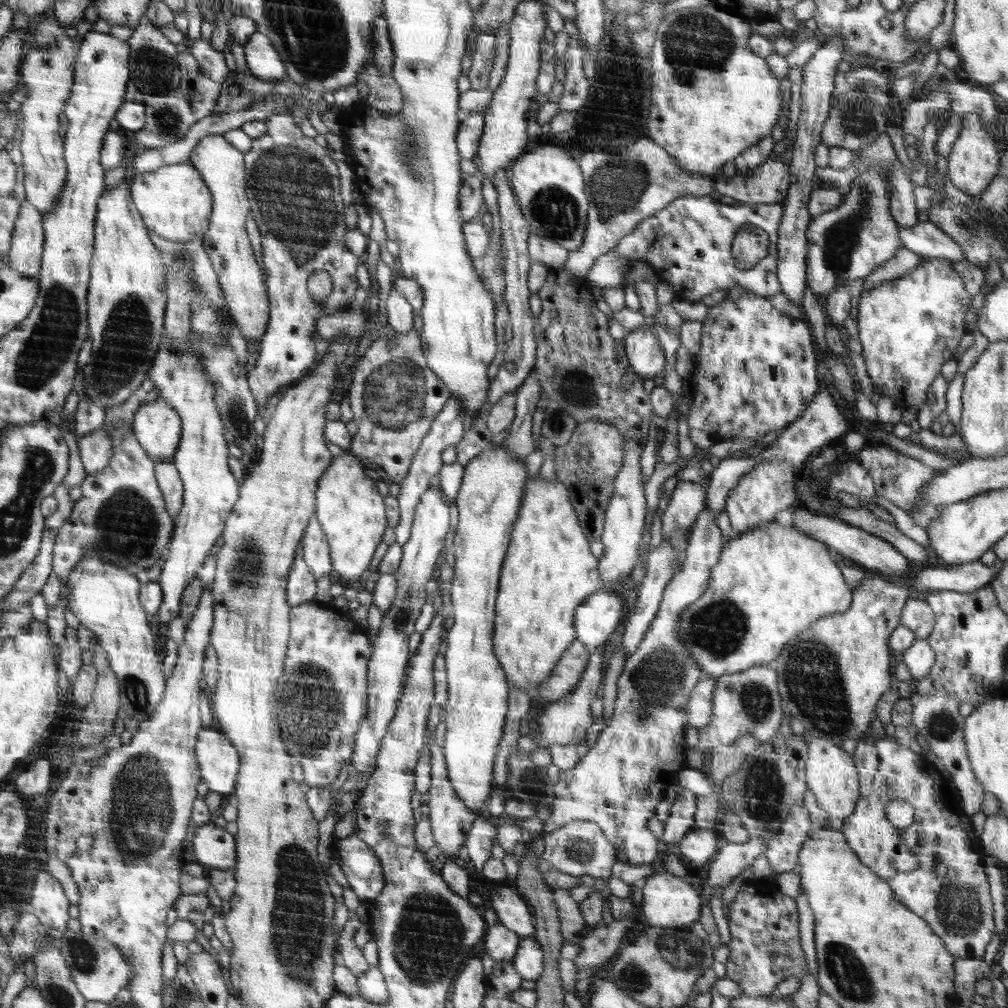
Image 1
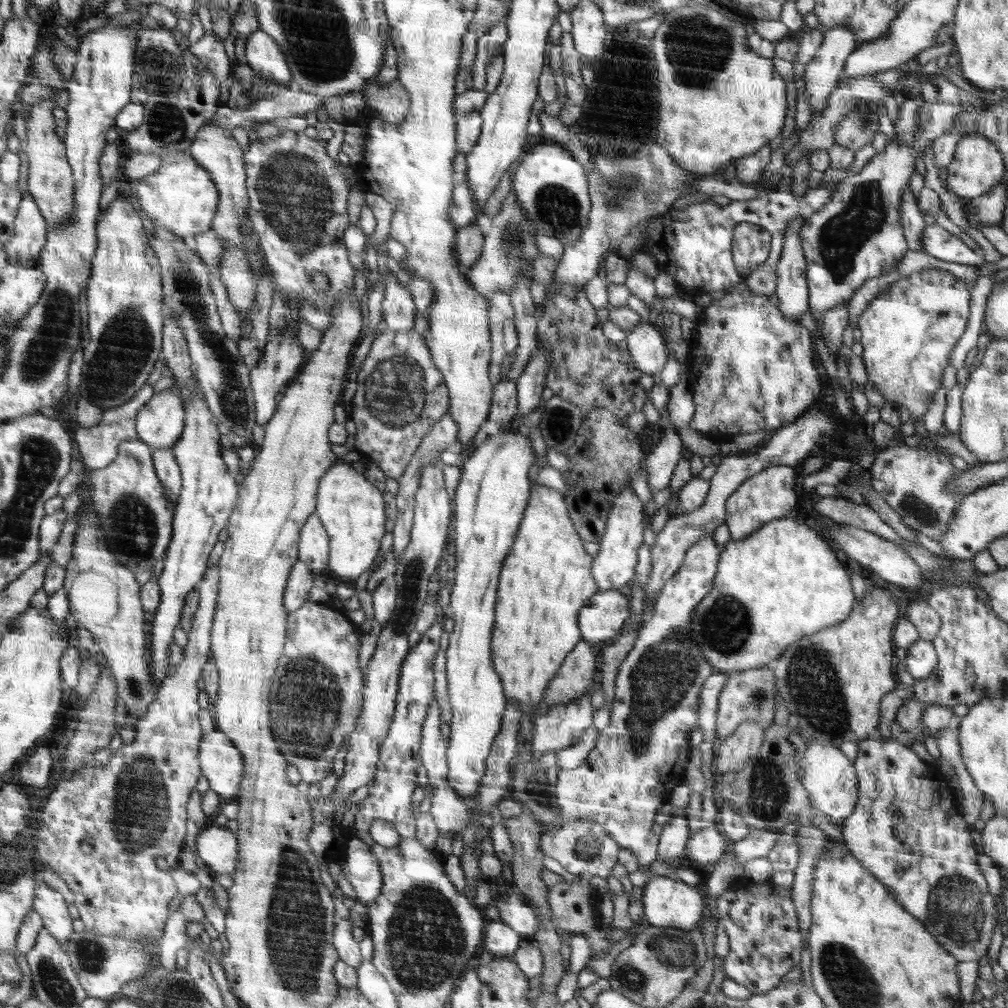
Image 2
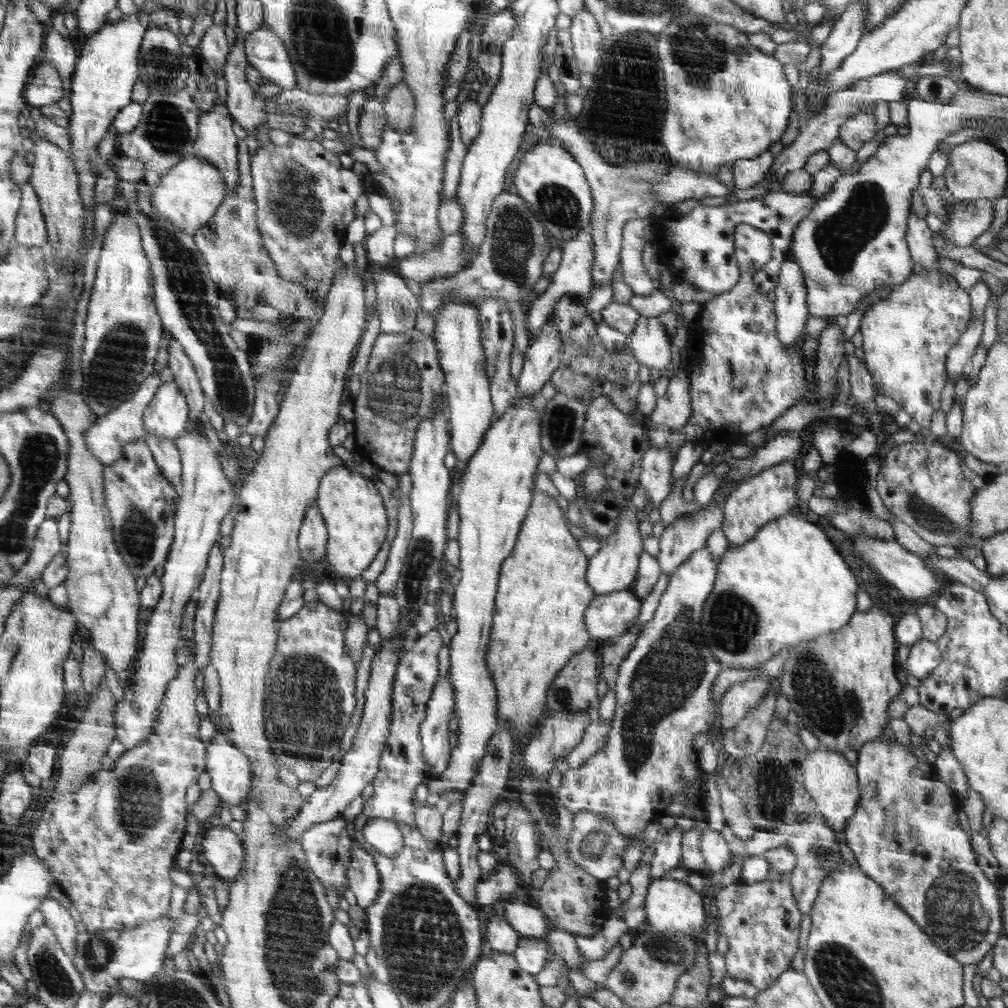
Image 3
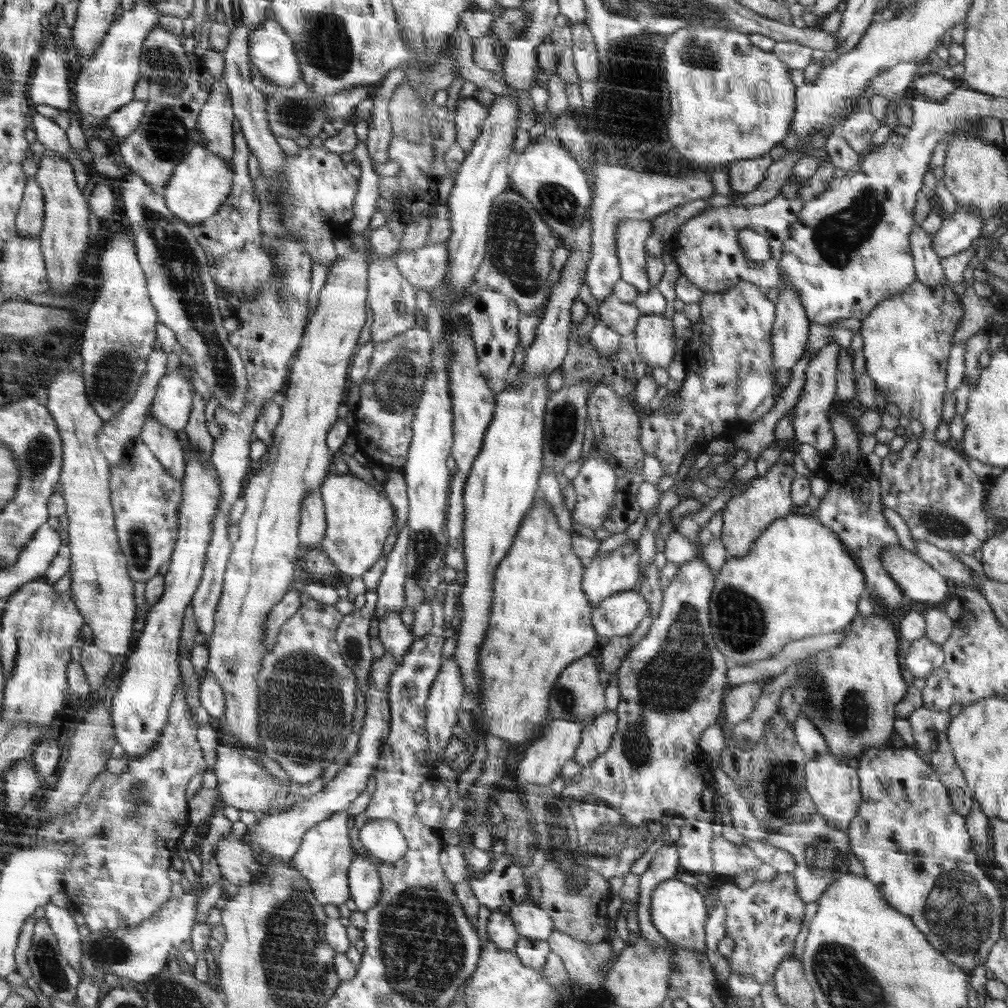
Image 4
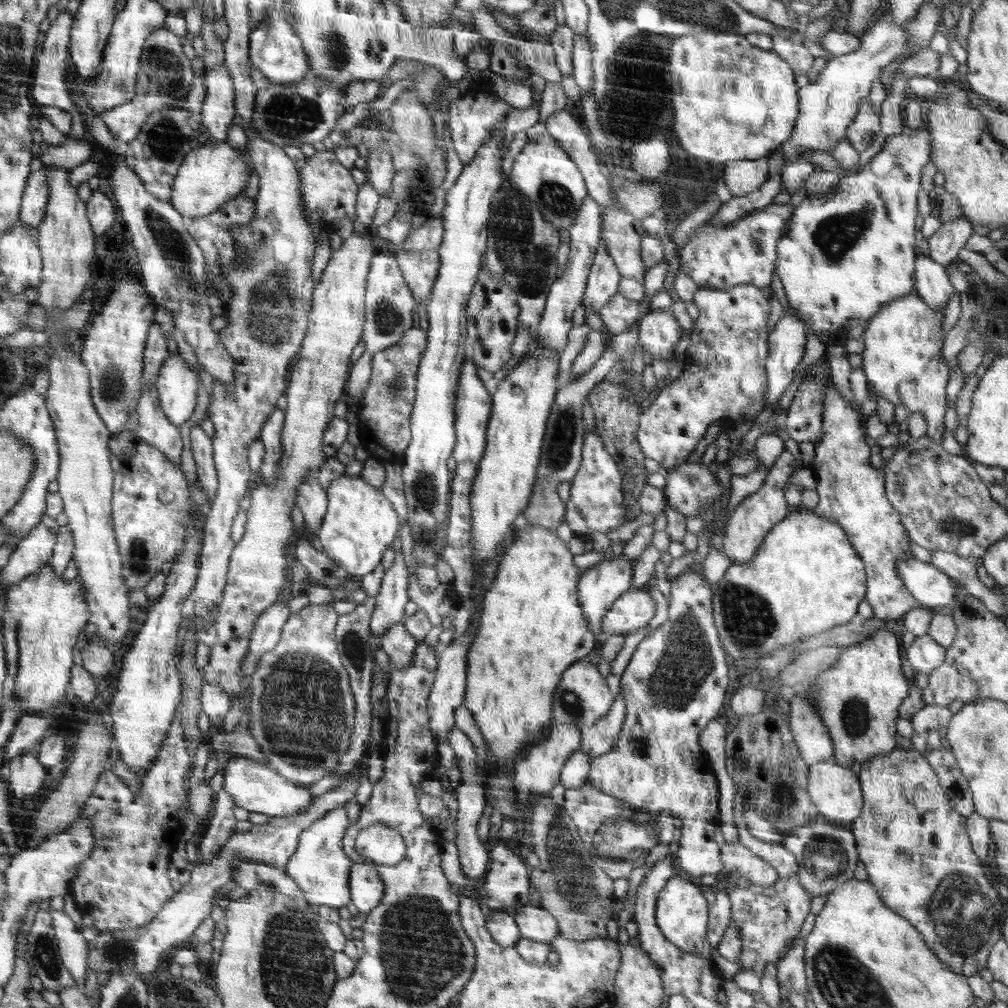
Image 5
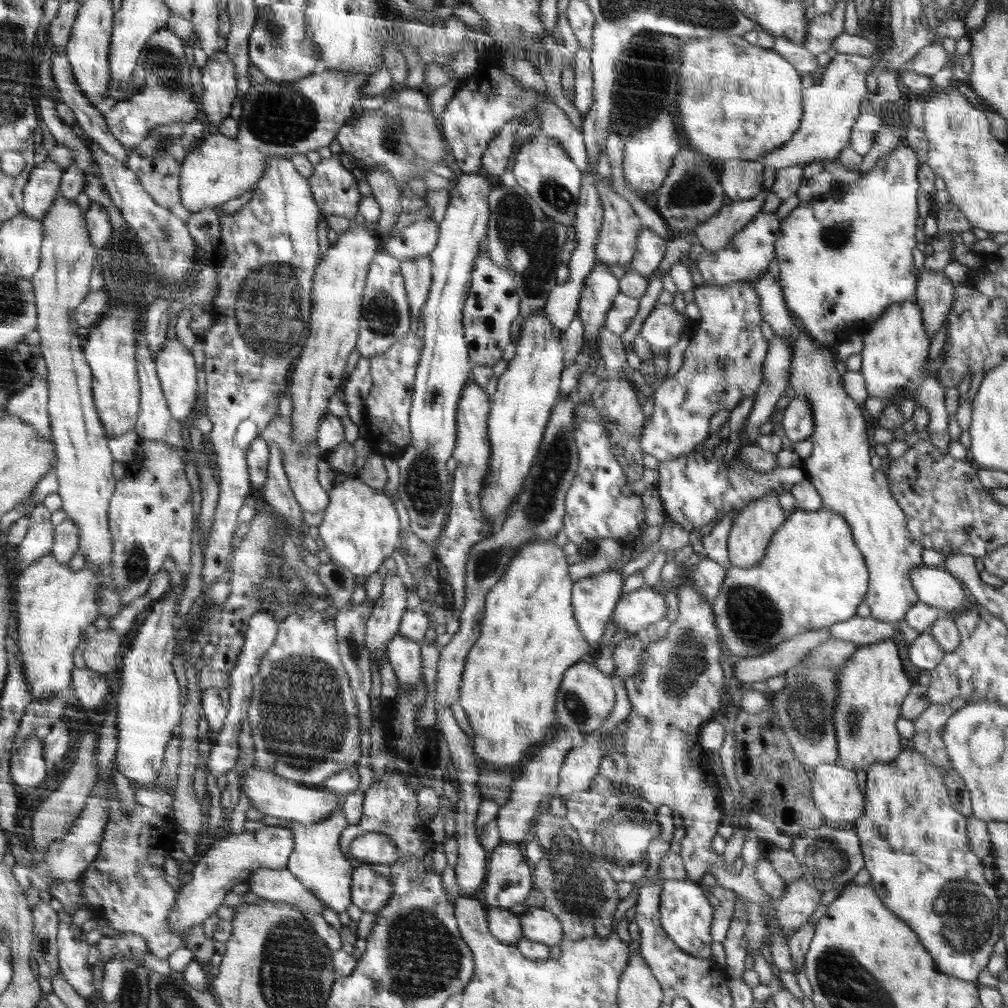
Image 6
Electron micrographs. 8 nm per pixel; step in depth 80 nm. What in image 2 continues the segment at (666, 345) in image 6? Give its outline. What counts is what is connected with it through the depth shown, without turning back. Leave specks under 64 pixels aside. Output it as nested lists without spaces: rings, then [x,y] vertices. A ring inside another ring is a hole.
[[[643,319],[627,333],[624,345],[629,350],[636,368],[642,373],[660,373],[668,360],[664,338],[658,327],[648,319]]]

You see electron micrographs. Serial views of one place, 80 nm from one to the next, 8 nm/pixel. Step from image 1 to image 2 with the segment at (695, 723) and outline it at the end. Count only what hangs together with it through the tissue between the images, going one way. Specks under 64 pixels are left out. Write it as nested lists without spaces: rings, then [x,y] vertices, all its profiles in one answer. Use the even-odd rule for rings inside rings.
[[[714,673],[709,676],[707,682],[703,684],[698,692],[699,702],[699,728],[703,734],[703,741],[699,744],[699,749],[703,753],[703,762],[706,768],[714,768],[713,742],[717,736],[717,707],[718,696],[721,695],[722,688],[729,682],[728,673]]]

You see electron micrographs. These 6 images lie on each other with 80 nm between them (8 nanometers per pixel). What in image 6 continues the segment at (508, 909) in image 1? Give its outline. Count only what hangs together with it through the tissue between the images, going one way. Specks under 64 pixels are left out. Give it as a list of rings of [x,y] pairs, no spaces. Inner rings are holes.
[[[538,907],[530,908],[519,917],[523,938],[546,944],[548,947],[560,946],[562,926],[553,913]]]

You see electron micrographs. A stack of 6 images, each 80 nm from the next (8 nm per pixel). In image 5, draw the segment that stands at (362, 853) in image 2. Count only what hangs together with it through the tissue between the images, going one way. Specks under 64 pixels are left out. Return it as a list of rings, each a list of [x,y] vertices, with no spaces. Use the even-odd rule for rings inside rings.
[[[373,862],[353,864],[349,874],[351,902],[359,912],[370,913],[380,905],[384,895],[383,880]]]

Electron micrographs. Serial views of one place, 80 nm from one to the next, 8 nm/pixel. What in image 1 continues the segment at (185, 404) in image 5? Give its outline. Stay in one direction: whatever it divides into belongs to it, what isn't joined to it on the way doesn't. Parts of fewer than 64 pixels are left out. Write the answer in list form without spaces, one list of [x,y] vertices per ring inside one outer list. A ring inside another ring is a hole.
[[[160,397],[142,403],[136,410],[134,437],[154,464],[174,462],[174,454],[181,440],[181,425],[178,412]]]

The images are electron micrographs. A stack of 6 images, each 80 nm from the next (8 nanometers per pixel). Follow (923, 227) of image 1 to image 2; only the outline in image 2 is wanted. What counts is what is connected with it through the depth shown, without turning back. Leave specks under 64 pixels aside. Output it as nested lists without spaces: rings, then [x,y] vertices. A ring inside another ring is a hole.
[[[936,223],[923,229],[922,251],[927,252],[930,256],[948,262],[968,264],[968,266],[982,266],[987,263],[983,252],[975,252],[970,249],[962,242],[962,239],[948,232],[948,229],[945,230],[939,224]]]

